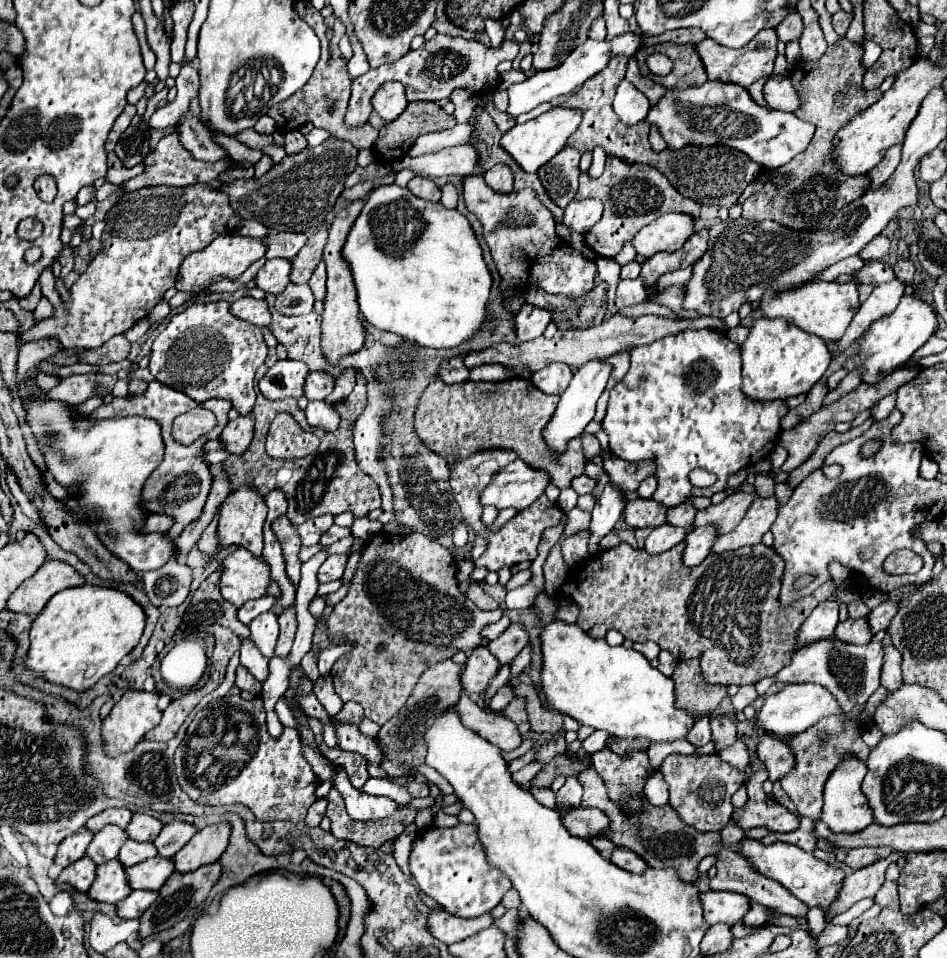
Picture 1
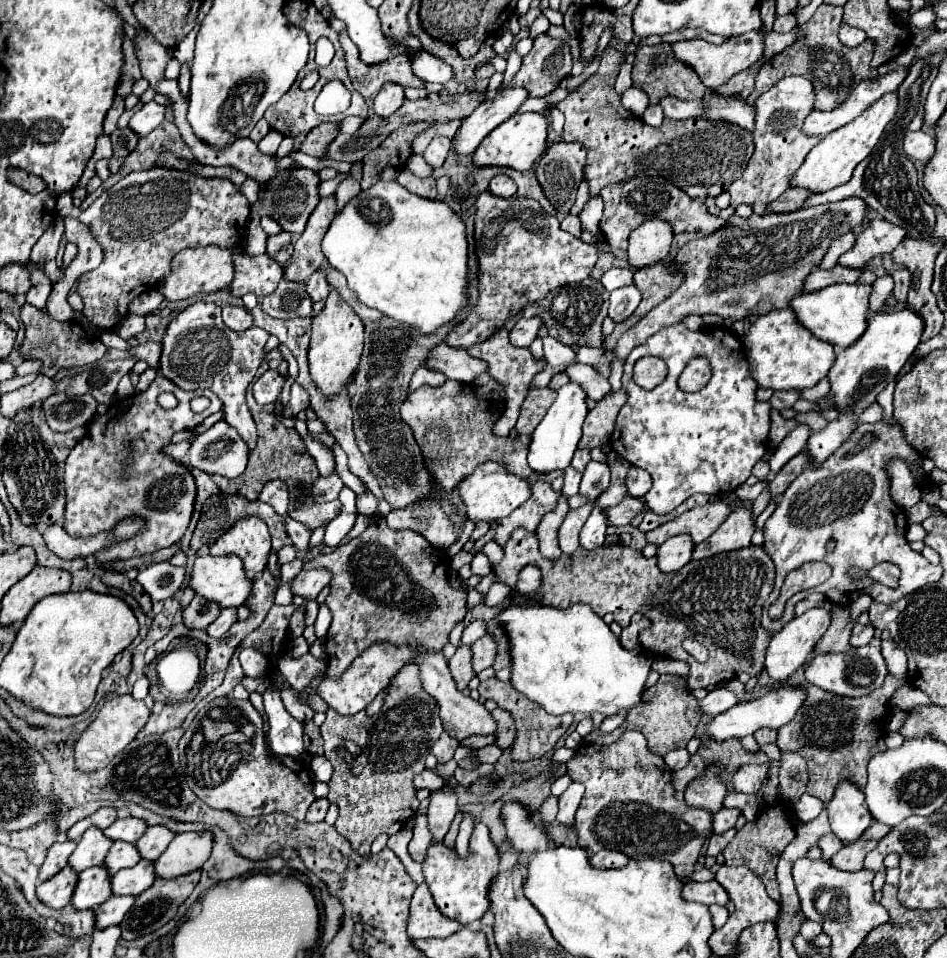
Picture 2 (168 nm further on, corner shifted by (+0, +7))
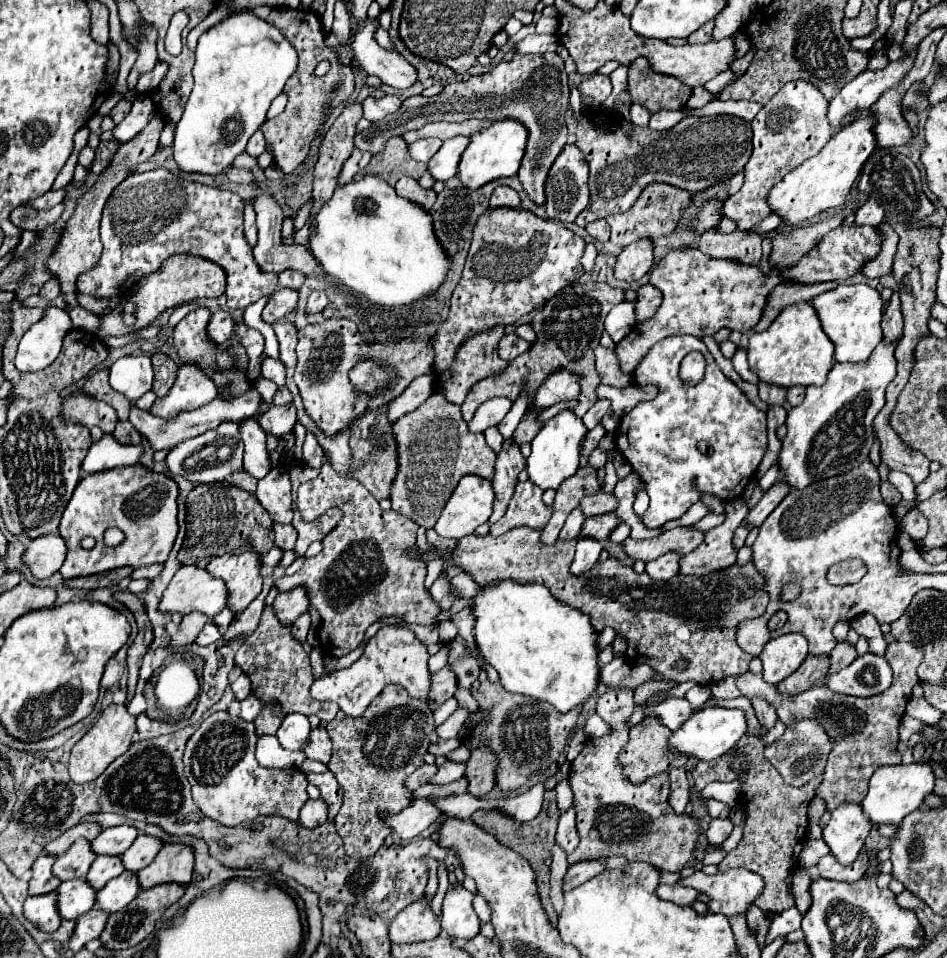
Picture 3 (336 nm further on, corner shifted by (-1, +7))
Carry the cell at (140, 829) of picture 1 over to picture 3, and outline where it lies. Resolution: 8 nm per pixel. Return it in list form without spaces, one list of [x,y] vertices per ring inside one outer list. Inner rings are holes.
[[[132,825],[108,827],[92,841],[92,851],[98,855],[122,855],[136,837],[138,829]]]

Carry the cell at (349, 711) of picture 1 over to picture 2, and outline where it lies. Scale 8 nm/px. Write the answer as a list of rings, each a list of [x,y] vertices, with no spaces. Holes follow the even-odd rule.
[[[405,665],[393,677],[377,715],[359,711],[357,715],[343,717],[329,709],[321,731],[321,737],[325,739],[325,757],[335,769],[327,795],[327,799],[339,807],[335,829],[351,843],[355,853],[369,857],[371,843],[377,835],[401,831],[417,813],[419,801],[415,797],[413,777],[425,769],[425,757],[443,733],[439,707],[433,697],[423,693],[423,687],[419,685],[419,669],[415,669],[415,665]],[[345,739],[361,747],[361,753],[353,755],[351,765],[337,753],[337,749],[345,749]]]

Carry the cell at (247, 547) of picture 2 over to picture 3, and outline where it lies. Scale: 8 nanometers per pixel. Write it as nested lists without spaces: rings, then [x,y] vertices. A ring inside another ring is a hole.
[[[242,545],[240,549],[234,549],[232,553],[214,557],[206,569],[214,577],[220,577],[228,583],[228,607],[234,613],[240,613],[248,607],[250,601],[254,601],[262,591],[262,555],[256,553],[250,545]]]

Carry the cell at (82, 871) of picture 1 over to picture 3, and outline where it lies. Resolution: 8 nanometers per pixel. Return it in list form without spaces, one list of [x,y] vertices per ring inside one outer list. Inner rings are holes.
[[[56,891],[44,893],[44,897],[28,895],[28,899],[24,901],[24,915],[36,927],[54,933],[62,923],[60,915],[56,913]]]

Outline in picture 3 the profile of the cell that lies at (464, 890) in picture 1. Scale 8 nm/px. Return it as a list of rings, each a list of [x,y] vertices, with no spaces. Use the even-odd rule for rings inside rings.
[[[462,883],[448,887],[442,901],[442,931],[452,939],[472,939],[480,931],[480,919],[472,907],[474,893],[466,891]]]

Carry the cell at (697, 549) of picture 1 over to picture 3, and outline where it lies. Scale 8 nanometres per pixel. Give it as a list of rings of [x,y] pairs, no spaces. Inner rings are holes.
[[[664,553],[664,557],[646,563],[646,573],[656,581],[670,579],[678,573],[678,561],[680,561],[680,553]]]

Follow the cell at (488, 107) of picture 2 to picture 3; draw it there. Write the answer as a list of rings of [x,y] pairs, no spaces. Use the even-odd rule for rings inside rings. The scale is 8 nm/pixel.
[[[456,135],[448,141],[444,141],[440,153],[436,153],[430,163],[428,163],[428,171],[432,173],[432,177],[436,181],[448,181],[450,177],[456,175],[456,165],[460,163],[460,153],[464,153],[464,149],[468,147],[470,137],[464,135]]]

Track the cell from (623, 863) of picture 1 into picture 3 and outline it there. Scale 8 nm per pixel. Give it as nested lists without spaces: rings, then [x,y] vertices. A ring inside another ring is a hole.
[[[604,859],[574,863],[572,867],[568,867],[568,873],[564,877],[564,891],[566,889],[574,889],[574,887],[586,883],[588,879],[592,879],[598,873],[602,873],[604,869],[606,869],[606,861]]]

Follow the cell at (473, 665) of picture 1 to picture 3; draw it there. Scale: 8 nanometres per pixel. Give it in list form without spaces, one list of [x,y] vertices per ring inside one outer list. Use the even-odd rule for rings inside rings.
[[[444,667],[432,675],[432,691],[430,691],[430,707],[438,707],[444,701],[448,701],[456,691],[456,675],[452,673],[452,667]]]

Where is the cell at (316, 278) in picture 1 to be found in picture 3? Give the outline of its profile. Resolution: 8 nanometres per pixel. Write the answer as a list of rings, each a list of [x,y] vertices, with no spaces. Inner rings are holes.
[[[312,291],[310,297],[308,297],[308,307],[306,307],[306,311],[308,311],[308,313],[318,313],[318,311],[322,311],[326,305],[328,305],[326,293],[324,293],[324,291]]]

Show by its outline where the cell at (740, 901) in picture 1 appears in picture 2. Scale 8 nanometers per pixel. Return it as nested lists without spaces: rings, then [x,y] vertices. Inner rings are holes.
[[[707,881],[707,883],[685,883],[681,897],[685,901],[697,901],[697,903],[717,903],[717,905],[727,905],[727,893],[717,881]]]

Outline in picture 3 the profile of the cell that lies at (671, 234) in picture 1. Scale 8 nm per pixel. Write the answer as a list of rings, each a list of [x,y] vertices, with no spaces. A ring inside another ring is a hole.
[[[638,239],[632,245],[626,245],[618,255],[614,267],[614,277],[622,281],[638,281],[644,277],[654,263],[654,243],[652,239]]]

